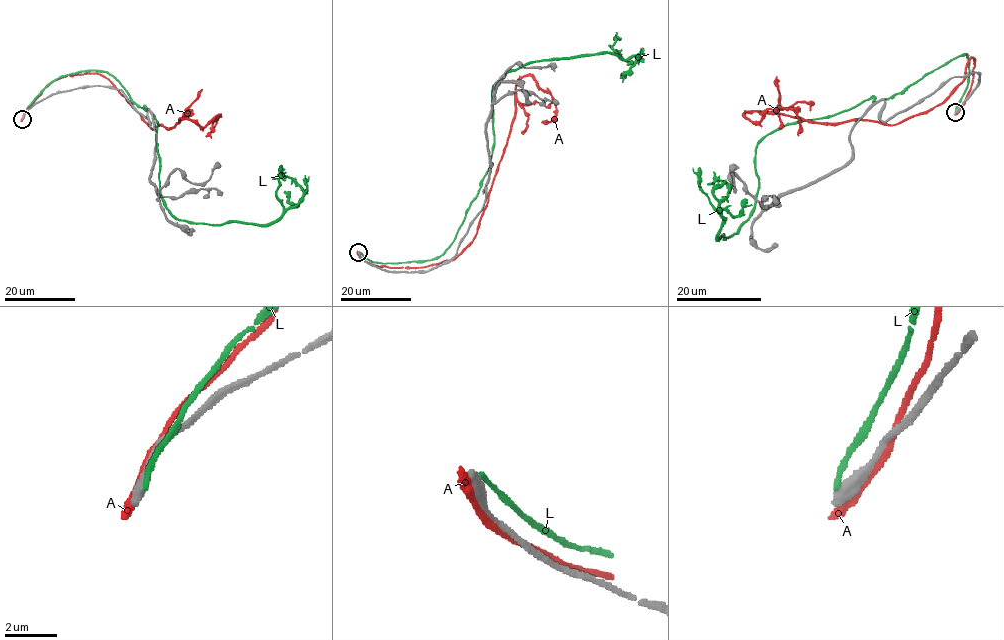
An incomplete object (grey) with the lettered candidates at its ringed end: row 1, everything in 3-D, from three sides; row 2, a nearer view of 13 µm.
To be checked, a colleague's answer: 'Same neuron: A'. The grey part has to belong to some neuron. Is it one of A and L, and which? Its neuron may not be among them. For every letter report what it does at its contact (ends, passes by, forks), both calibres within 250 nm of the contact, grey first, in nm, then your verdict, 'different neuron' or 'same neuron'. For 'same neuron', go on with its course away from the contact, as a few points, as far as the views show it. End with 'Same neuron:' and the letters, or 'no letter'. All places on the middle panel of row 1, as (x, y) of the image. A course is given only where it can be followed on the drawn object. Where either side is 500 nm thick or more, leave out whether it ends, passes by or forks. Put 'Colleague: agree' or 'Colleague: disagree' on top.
Colleague: disagree
A: it passes by; 320 nm thick on the grey side, 280 nm on the other; different neuron
L: 600 nm thick on the grey side, 200 nm on the other; different neuron
Same neuron: no letter

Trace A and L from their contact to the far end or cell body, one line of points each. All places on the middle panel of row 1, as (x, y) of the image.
A: (359, 256), (388, 268), (453, 260), (478, 226), (523, 76), (551, 96), (556, 115), (547, 120)
L: (360, 253), (383, 263), (440, 256), (489, 167), (493, 85), (542, 60), (639, 59), (608, 45)

